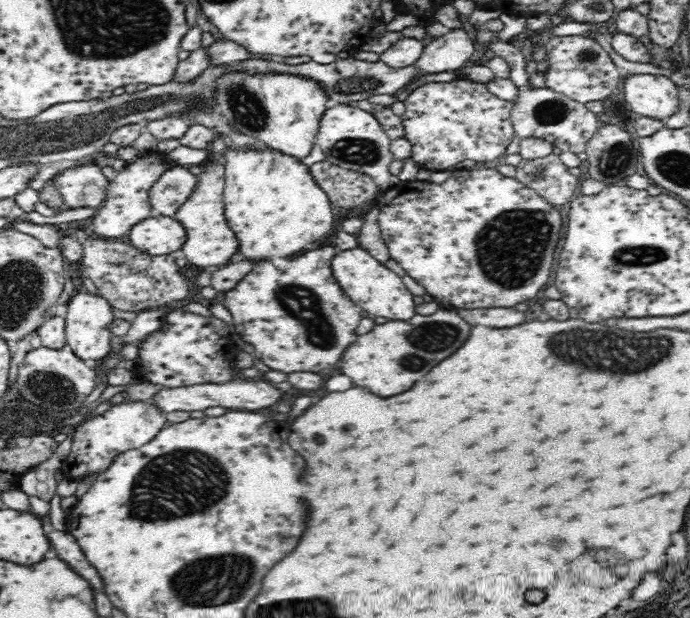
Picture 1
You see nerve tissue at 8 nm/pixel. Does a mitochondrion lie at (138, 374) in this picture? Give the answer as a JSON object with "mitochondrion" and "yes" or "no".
{"mitochondrion":"no"}

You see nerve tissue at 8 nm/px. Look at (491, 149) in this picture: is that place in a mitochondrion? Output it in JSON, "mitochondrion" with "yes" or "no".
{"mitochondrion":"no"}

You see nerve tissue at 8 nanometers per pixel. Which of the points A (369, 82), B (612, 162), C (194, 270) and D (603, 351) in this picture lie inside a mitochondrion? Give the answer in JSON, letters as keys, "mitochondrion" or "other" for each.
{"A":"mitochondrion","B":"mitochondrion","C":"other","D":"mitochondrion"}

